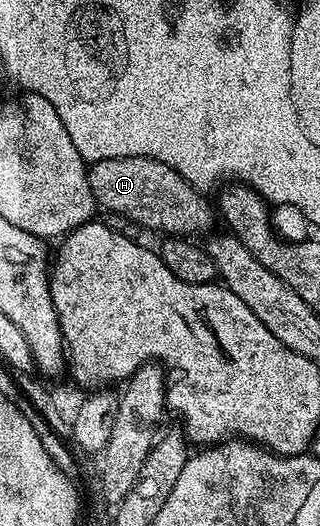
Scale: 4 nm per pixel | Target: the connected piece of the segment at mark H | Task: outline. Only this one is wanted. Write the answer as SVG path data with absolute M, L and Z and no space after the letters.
M103 158L88 166L88 183L96 197L97 207L105 206L110 213L121 214L148 230L165 230L163 233L168 236L207 235L212 230L213 203L211 206L204 199L207 197L181 174L174 172L174 168L153 158Z

